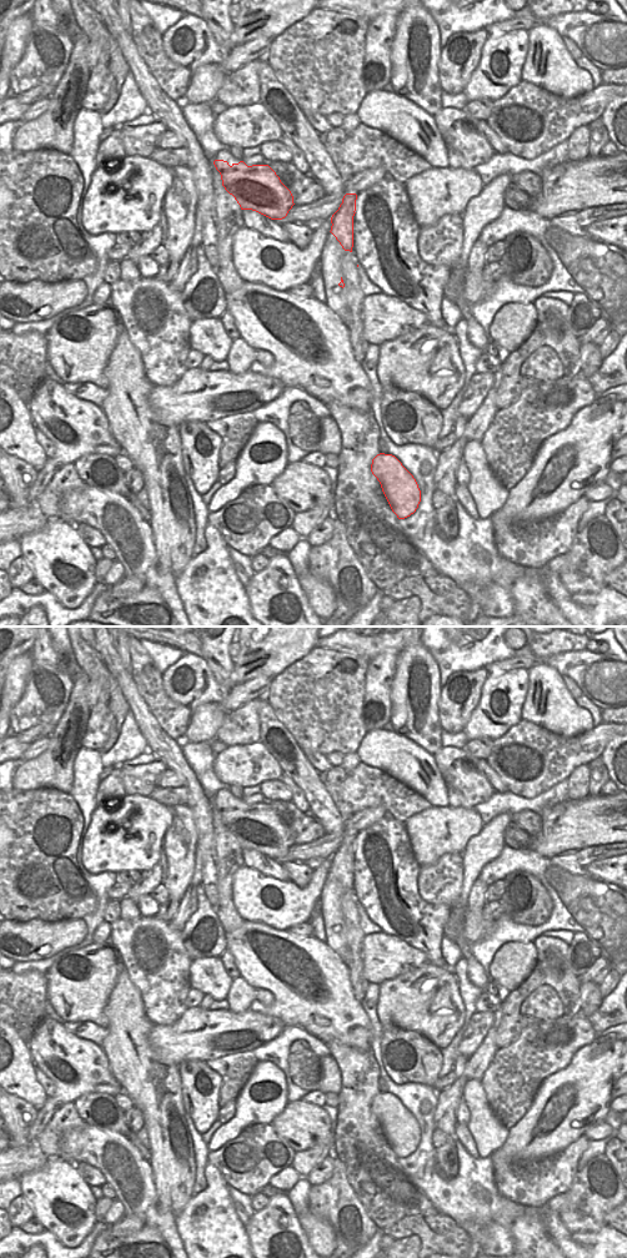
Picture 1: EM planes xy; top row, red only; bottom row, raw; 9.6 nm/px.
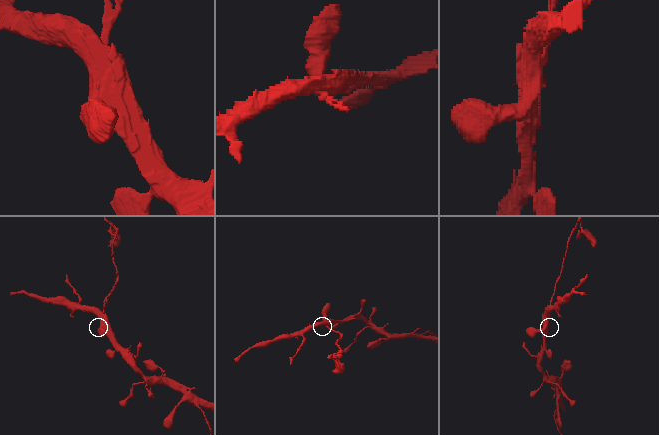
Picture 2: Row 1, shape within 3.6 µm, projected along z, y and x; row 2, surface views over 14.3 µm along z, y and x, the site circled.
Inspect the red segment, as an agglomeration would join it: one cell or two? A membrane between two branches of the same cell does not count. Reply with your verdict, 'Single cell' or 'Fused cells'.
Fused cells

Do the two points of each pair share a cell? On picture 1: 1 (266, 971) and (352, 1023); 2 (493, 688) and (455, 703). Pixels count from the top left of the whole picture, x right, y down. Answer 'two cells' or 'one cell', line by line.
1: one cell
2: two cells

